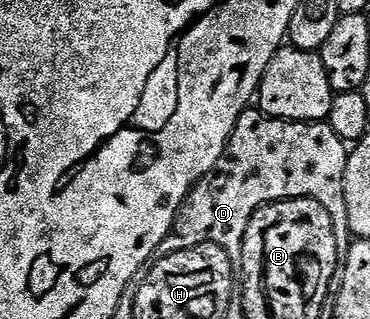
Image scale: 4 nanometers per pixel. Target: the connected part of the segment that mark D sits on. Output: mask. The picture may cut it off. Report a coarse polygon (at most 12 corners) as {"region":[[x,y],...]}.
{"region":[[246,108],[156,259],[240,257],[263,205],[345,217],[350,149],[328,122]]}

